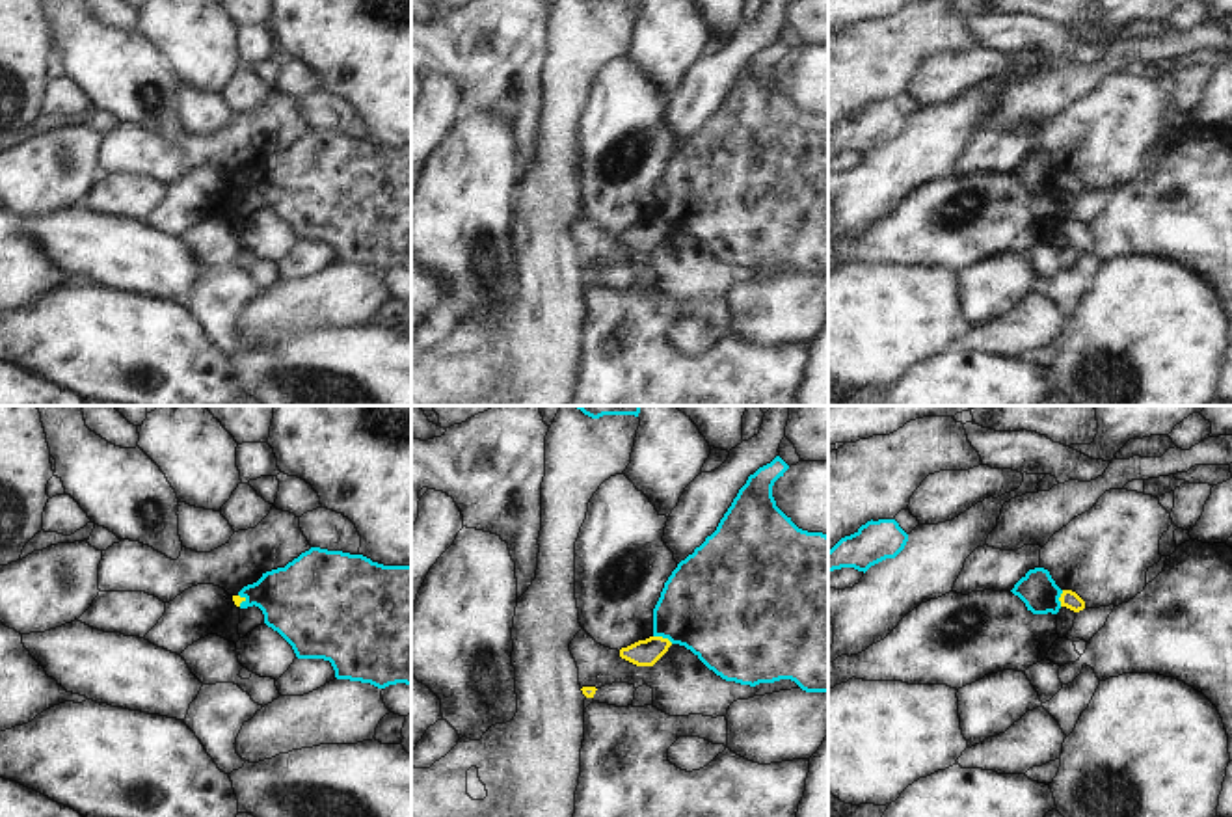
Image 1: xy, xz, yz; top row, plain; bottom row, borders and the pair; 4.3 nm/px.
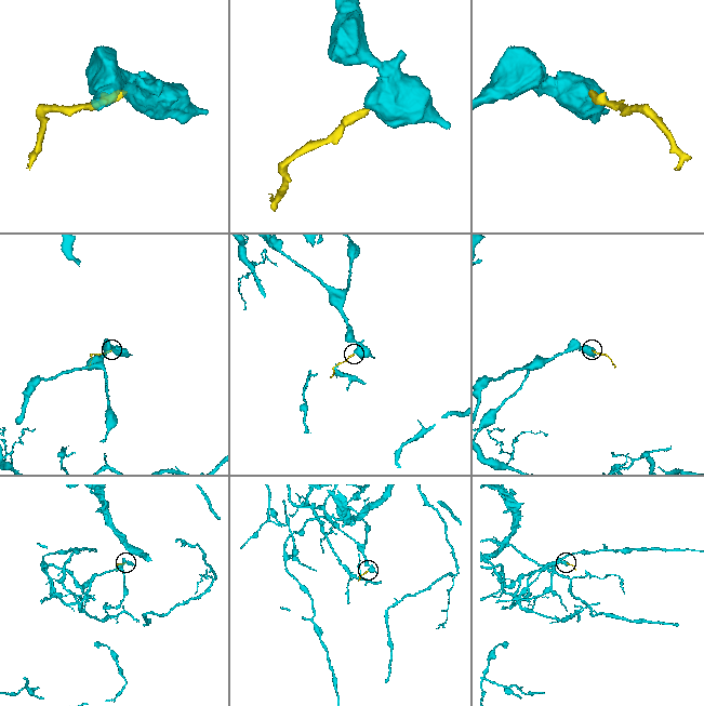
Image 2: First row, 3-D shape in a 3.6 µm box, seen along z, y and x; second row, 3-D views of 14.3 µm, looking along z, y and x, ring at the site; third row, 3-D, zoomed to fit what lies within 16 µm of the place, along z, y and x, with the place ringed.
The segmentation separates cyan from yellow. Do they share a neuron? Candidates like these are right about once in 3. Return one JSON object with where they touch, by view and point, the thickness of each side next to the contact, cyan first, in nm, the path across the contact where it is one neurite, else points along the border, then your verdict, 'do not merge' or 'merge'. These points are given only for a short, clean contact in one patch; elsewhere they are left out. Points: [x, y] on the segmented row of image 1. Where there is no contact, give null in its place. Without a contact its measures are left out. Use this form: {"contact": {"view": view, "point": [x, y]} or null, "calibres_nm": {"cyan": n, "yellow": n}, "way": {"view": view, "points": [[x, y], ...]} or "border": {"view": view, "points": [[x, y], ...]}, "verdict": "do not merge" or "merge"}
{"contact": {"view": "xz", "point": [663, 637]}, "calibres_nm": {"cyan": 420, "yellow": 110}, "border": {"view": "xz", "points": [[654, 635], [667, 637], [672, 642]]}, "verdict": "do not merge"}

